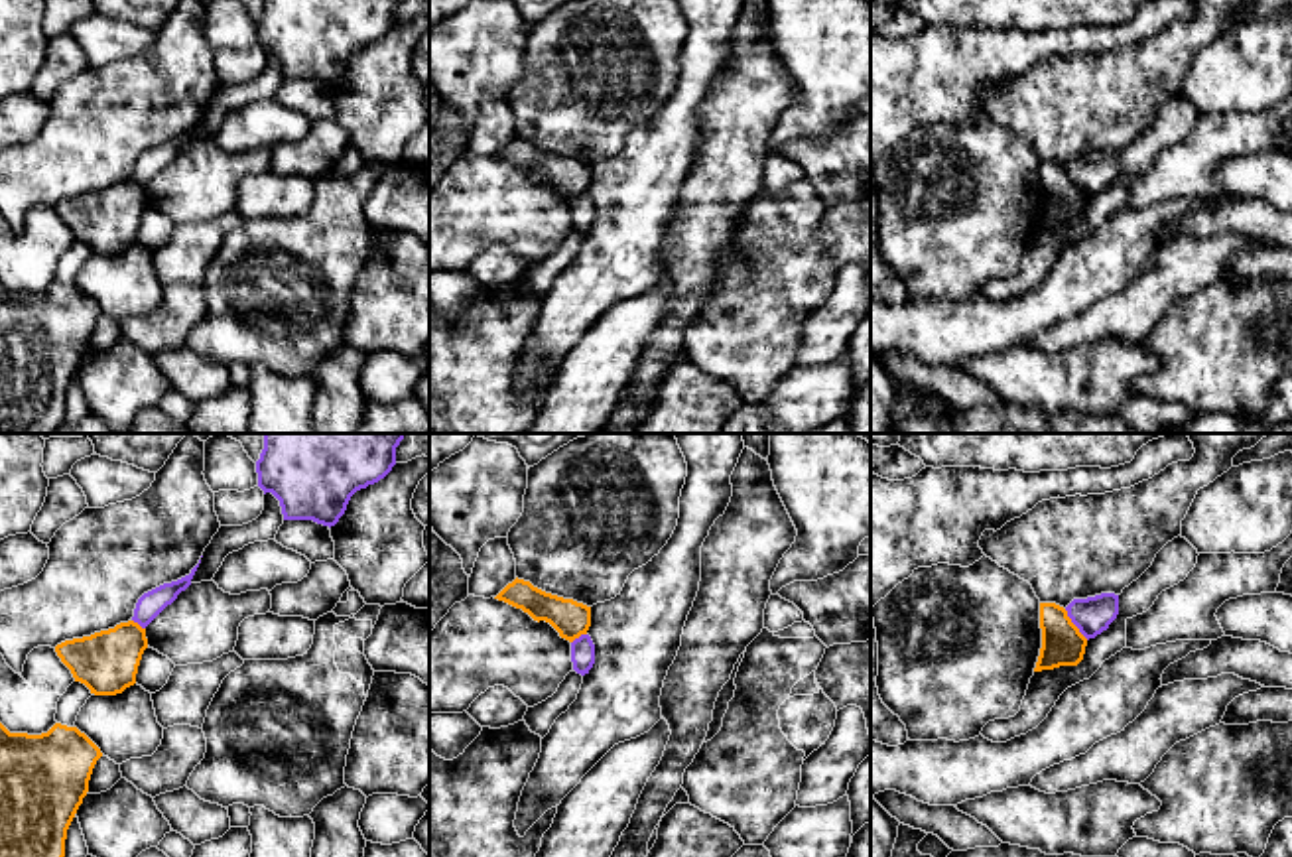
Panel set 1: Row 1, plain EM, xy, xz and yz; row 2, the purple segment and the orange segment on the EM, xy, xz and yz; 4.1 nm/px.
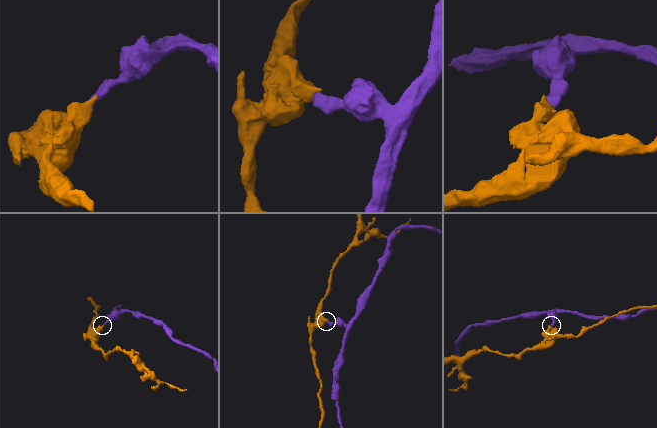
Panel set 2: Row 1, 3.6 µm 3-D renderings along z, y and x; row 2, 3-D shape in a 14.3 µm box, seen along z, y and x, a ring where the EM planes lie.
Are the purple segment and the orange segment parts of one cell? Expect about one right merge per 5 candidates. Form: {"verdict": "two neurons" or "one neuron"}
{"verdict": "two neurons"}

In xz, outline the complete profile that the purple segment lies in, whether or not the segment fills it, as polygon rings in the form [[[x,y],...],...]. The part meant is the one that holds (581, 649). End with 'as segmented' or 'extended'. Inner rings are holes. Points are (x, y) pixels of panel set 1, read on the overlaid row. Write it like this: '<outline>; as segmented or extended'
[[[581,634],[571,642],[573,670],[581,676],[589,674],[595,664],[595,644],[589,634]]]; as segmented

